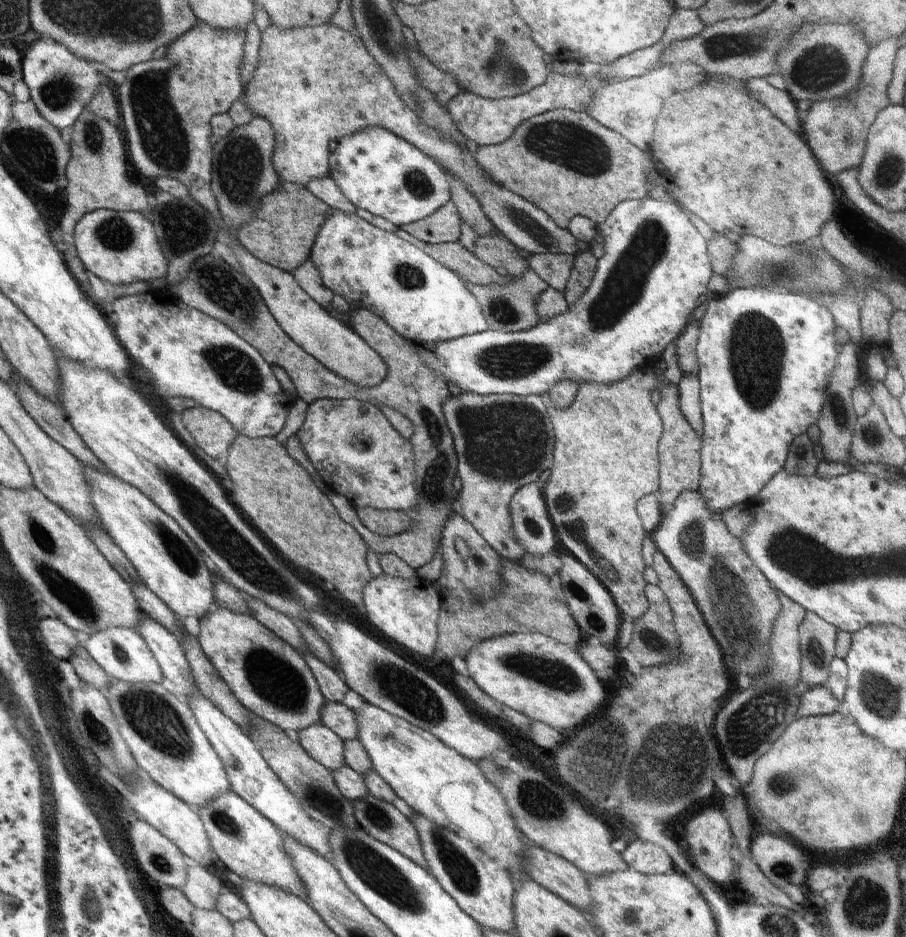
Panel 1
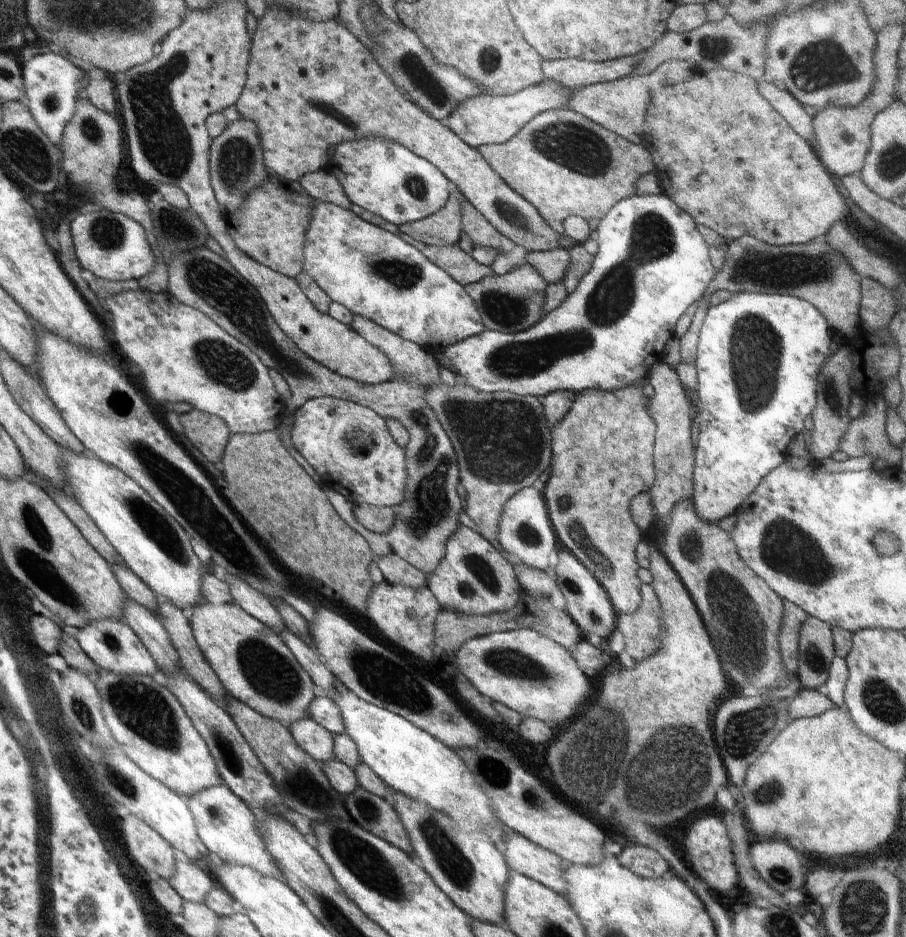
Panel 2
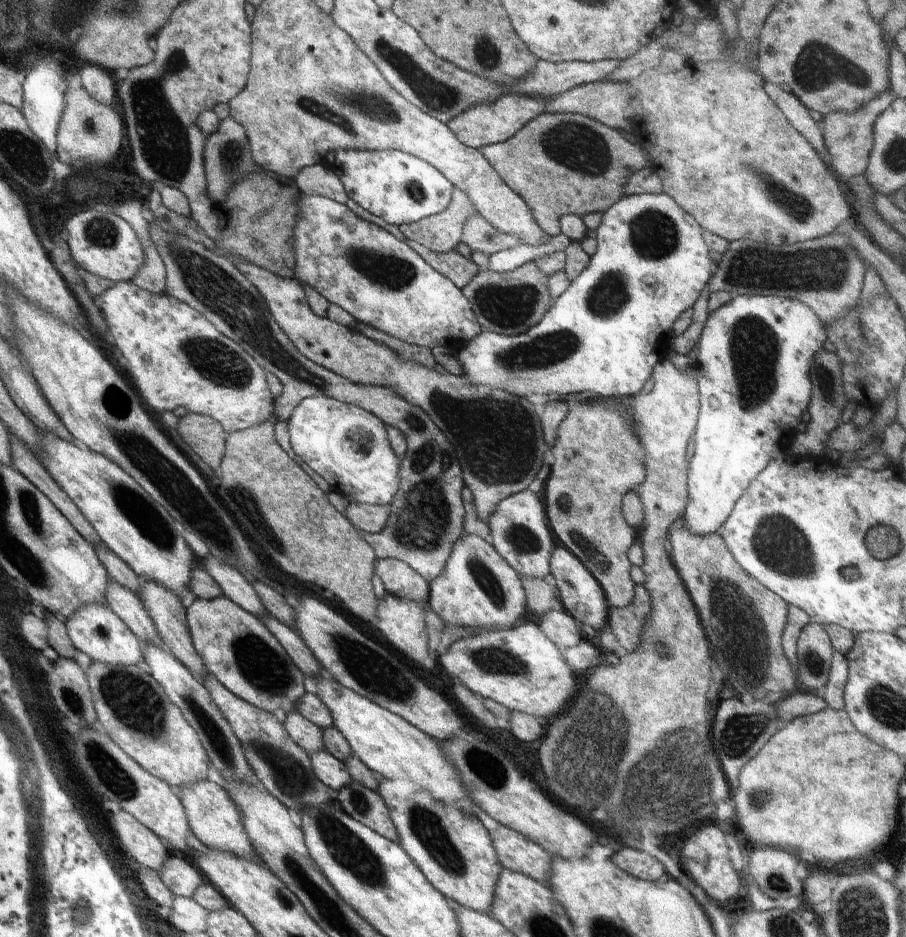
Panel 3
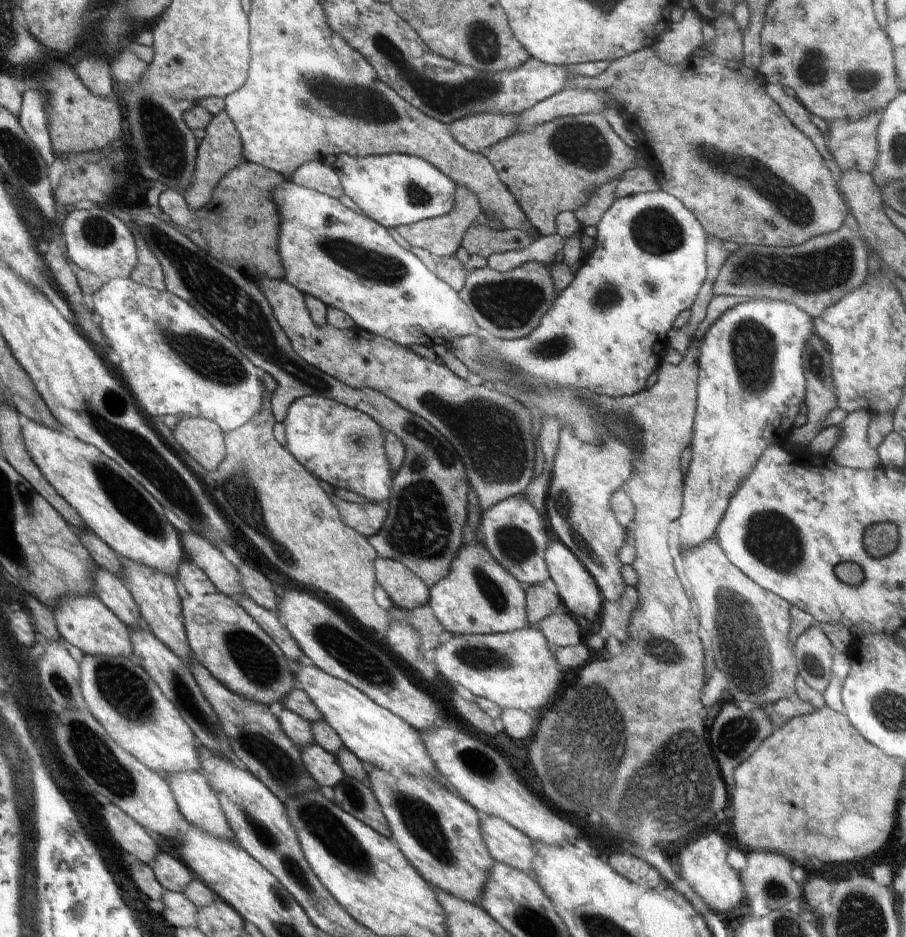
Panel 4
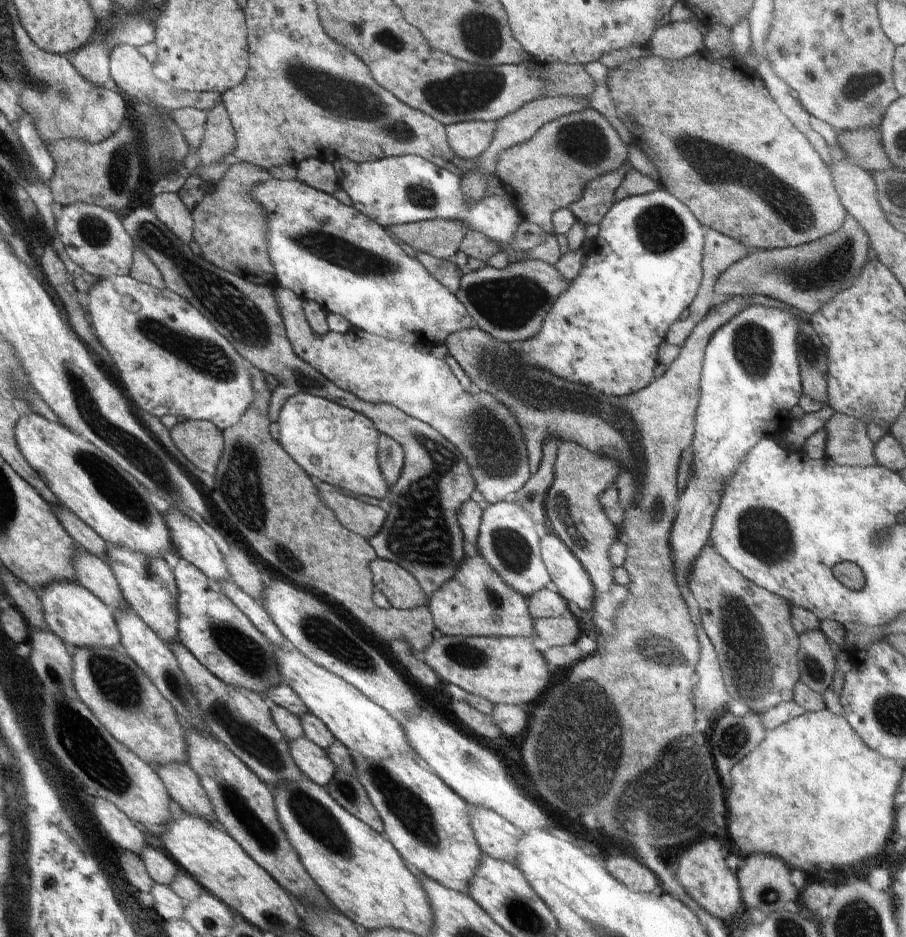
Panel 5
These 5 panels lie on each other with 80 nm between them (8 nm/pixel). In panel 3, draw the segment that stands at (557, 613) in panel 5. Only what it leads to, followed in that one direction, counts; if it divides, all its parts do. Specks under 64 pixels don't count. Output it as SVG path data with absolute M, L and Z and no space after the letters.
M520 575L521 585L527 598L526 615L542 616L548 611L564 611L560 592L545 579Z

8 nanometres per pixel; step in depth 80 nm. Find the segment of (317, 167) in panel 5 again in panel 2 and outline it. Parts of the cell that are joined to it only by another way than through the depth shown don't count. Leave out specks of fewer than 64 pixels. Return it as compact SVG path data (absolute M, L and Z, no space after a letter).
M322 169L313 173L306 173L299 183L302 188L317 201L332 203L343 209L351 210L362 217L365 221L371 222L384 230L390 231L396 236L404 237L399 226L388 222L386 219L375 215L373 212L360 208L354 204L342 188L342 185L336 180L333 174L326 169Z

